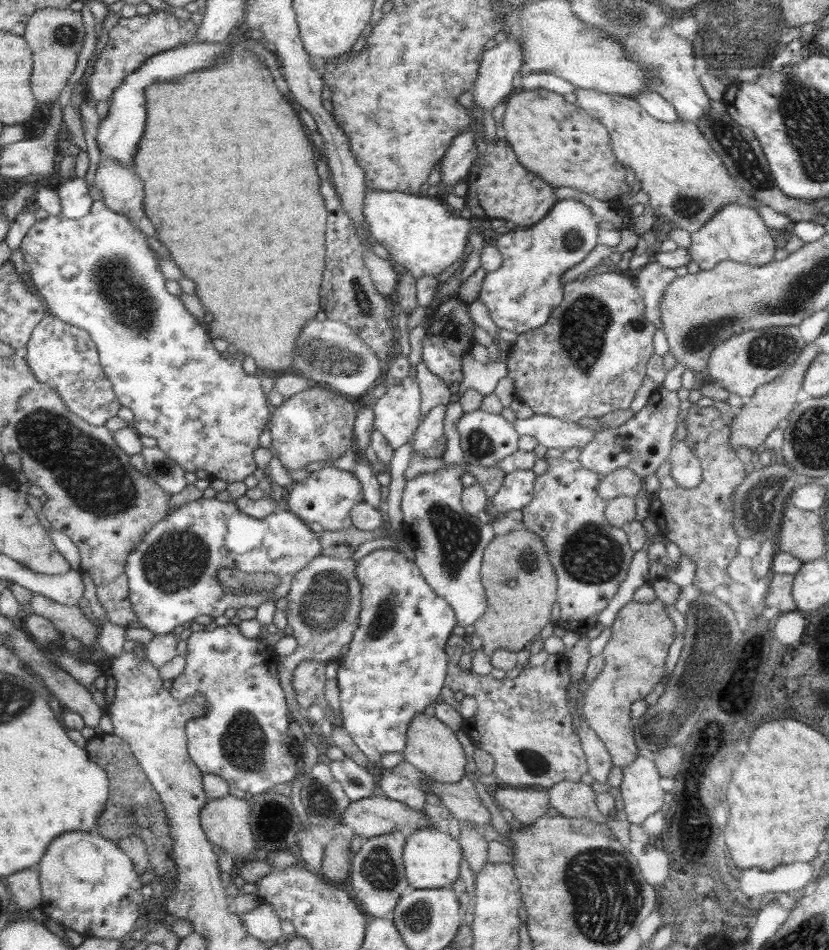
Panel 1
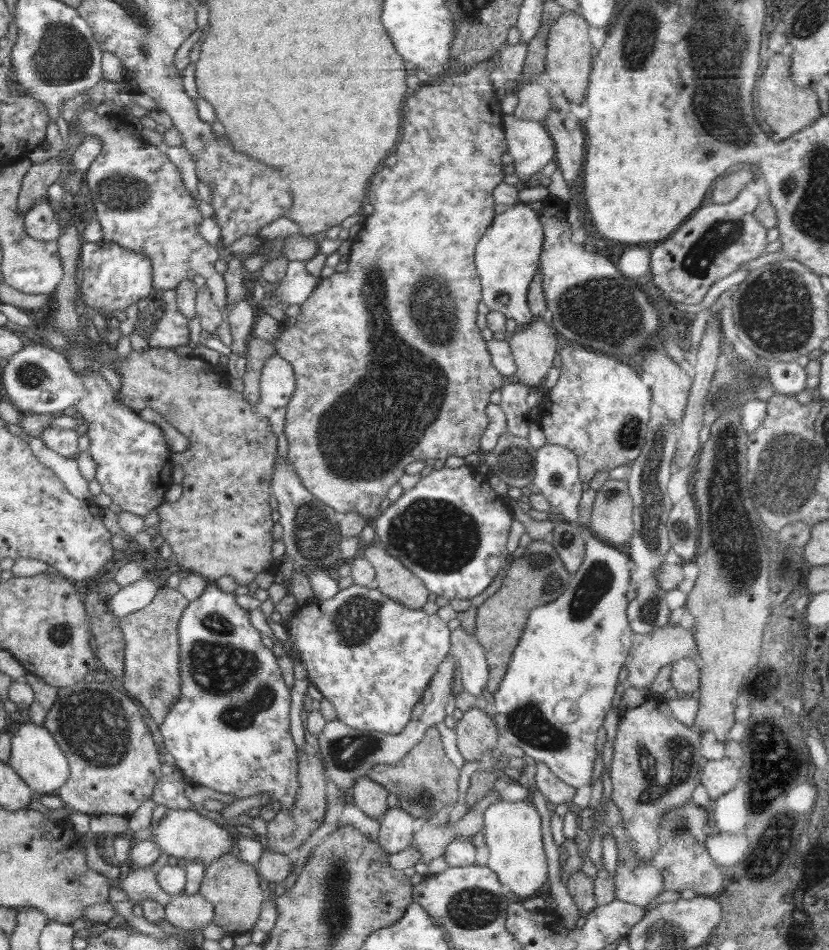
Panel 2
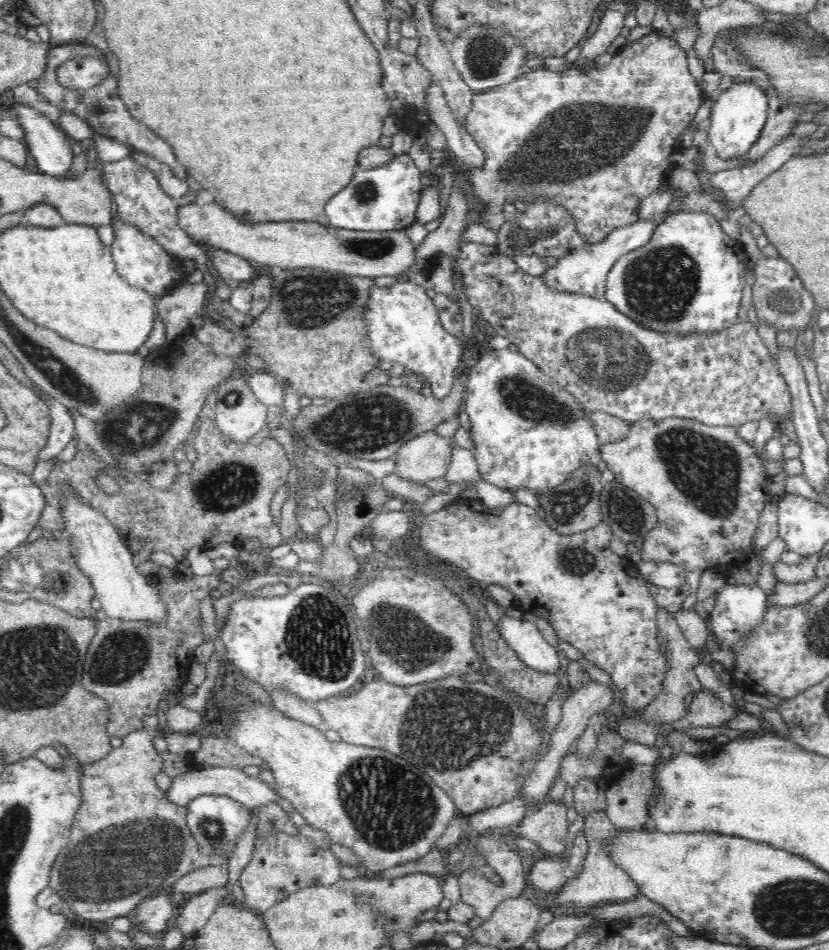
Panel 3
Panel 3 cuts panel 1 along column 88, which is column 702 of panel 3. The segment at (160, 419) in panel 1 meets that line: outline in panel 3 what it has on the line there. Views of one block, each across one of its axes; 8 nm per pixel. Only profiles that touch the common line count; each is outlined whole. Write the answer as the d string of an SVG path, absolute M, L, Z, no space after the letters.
M671 187L673 190L673 196L671 206L667 210L669 212L660 222L655 226L653 237L648 241L648 244L641 246L637 250L629 252L619 258L612 270L610 270L607 279L607 288L605 291L605 300L610 302L618 312L626 315L626 317L634 320L634 323L652 331L658 331L658 333L672 334L682 334L682 336L688 336L688 334L713 334L714 332L721 332L726 328L732 329L739 321L738 314L740 314L740 306L743 297L743 290L746 285L746 261L747 255L744 251L744 247L739 241L736 241L724 231L719 225L719 220L710 215L710 213L700 213L700 211L682 211L680 206L682 206L682 200L685 196L680 195L682 191L678 187Z

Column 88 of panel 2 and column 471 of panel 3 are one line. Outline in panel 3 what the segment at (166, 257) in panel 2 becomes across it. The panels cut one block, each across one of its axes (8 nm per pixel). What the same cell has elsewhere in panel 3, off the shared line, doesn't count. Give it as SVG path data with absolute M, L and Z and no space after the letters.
M653 31L630 45L623 46L604 67L596 67L588 71L570 67L568 70L559 72L541 68L524 74L524 76L520 76L520 78L505 85L488 89L482 93L475 93L472 98L471 111L463 120L463 126L483 150L485 161L481 167L472 167L471 169L459 162L461 171L458 172L458 175L459 179L465 179L465 182L468 182L469 186L472 187L474 201L483 204L483 208L485 208L481 212L481 224L486 228L490 228L492 232L498 233L498 230L502 228L502 224L506 222L507 214L504 213L506 204L514 205L516 200L523 201L526 204L536 200L536 198L545 198L545 200L551 200L554 204L563 206L573 216L578 234L582 237L583 242L588 244L604 242L604 238L612 230L630 226L631 223L638 221L637 214L641 200L656 192L662 184L666 185L664 178L668 176L668 172L673 168L668 162L668 158L681 149L678 136L680 136L682 130L690 126L696 110L702 102L704 96L702 83L702 80L698 81L690 73L686 51L680 47L678 41L674 37L670 38Z

